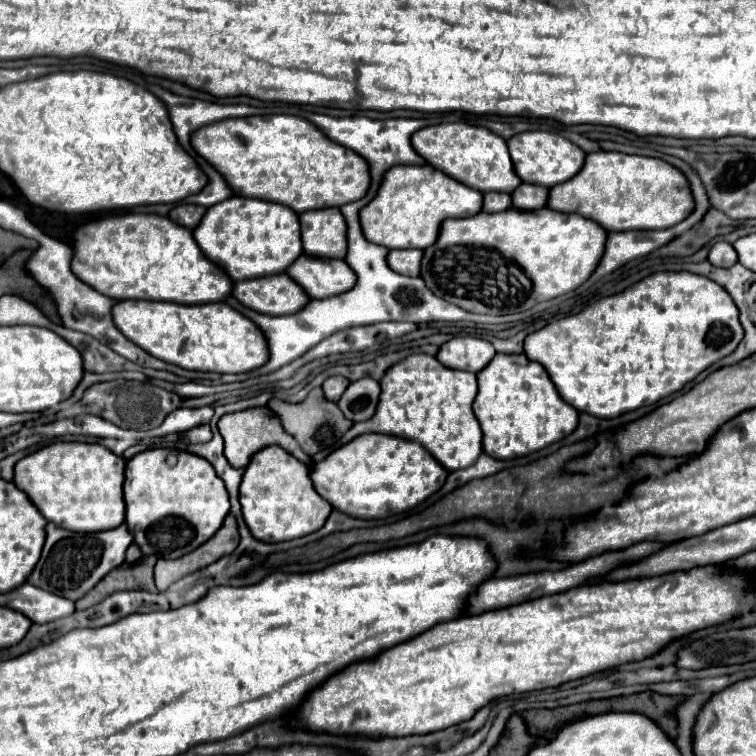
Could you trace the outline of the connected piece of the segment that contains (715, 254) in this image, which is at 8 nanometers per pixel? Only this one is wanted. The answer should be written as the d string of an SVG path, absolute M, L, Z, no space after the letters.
M718 241L718 243L712 245L710 255L708 255L708 261L710 261L712 265L716 265L716 267L728 269L728 267L732 267L734 263L738 263L738 253L734 251L734 247L732 247L730 243Z

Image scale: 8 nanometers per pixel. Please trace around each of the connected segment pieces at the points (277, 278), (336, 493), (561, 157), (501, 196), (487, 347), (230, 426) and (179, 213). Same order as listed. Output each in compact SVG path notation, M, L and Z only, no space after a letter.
M286 273L238 281L232 295L242 305L268 315L292 315L310 303L308 293Z
M360 435L312 465L310 479L316 493L334 509L358 517L380 519L392 513L414 509L436 493L448 477L448 471L418 443L392 435Z
M550 131L518 133L512 139L508 139L508 149L510 149L510 157L514 163L516 175L524 183L536 183L536 185L544 185L544 187L554 187L558 183L572 179L584 167L584 159L586 159L586 153L578 145L574 145L572 141L564 139L562 135L550 133Z
M484 193L484 207L482 207L482 211L486 211L486 213L504 211L510 205L512 205L512 197L508 193Z
M454 337L444 343L438 351L438 361L452 369L462 369L470 373L482 371L496 355L492 343L478 337Z
M256 407L256 409L246 409L246 411L224 415L218 421L218 429L220 429L220 435L224 437L224 455L226 455L226 459L228 459L228 463L232 467L246 467L248 459L256 451L260 451L260 449L264 449L268 445L278 445L278 443L282 443L280 447L286 449L290 455L294 455L304 465L312 463L310 457L300 449L300 445L296 445L296 441L284 431L284 427L280 425L280 419L268 407Z
M176 205L168 217L172 217L172 221L176 221L178 225L196 229L198 223L202 221L204 213L206 213L206 207L202 207L202 205Z

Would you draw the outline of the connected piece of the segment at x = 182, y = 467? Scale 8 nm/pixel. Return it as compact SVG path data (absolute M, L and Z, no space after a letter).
M148 449L126 463L126 525L144 555L178 559L206 543L228 515L228 491L212 465L188 451Z

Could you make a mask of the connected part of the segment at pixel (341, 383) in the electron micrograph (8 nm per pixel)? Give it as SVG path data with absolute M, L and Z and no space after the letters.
M328 377L326 381L324 381L324 385L322 385L322 389L324 389L324 397L328 399L328 401L338 401L340 397L342 397L342 393L348 389L348 385L350 385L350 381L346 379L346 377Z

